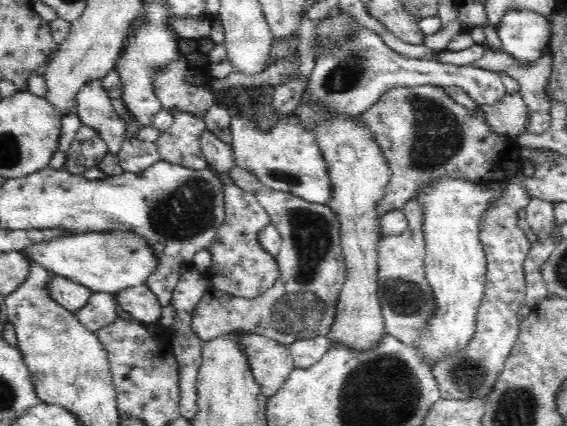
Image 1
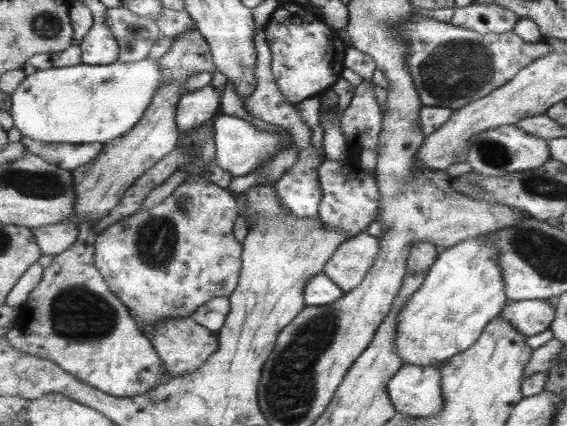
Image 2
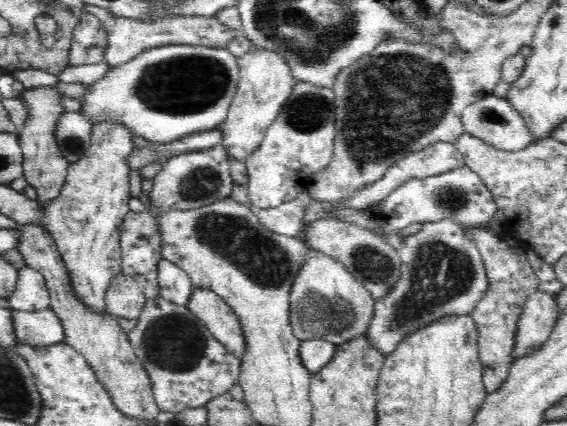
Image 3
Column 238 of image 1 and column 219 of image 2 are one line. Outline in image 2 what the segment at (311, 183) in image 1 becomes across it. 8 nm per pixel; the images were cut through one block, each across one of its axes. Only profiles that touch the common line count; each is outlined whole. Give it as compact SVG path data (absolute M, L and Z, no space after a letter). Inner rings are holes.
M221 113L216 117L213 128L216 132L216 162L233 176L247 176L255 171L263 162L279 153L279 146L292 136L286 128L276 126L273 130L261 130L243 118Z

